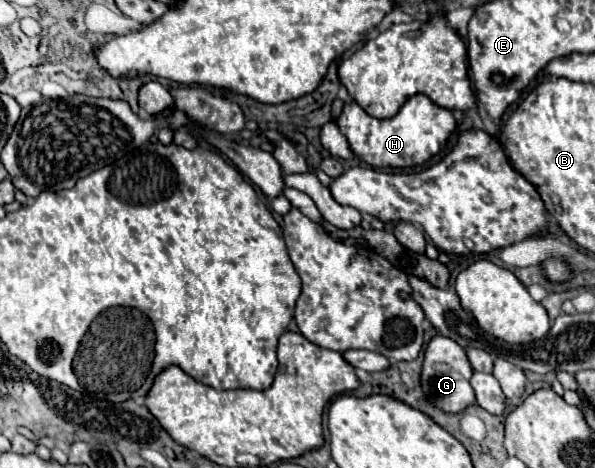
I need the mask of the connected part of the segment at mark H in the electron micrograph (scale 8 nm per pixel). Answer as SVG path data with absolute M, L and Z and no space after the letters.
M416 94L408 98L396 116L386 120L368 116L356 102L344 104L336 124L348 138L356 158L364 160L366 164L374 168L410 168L428 162L446 146L448 136L456 128L456 118L452 110L434 104L426 94Z

